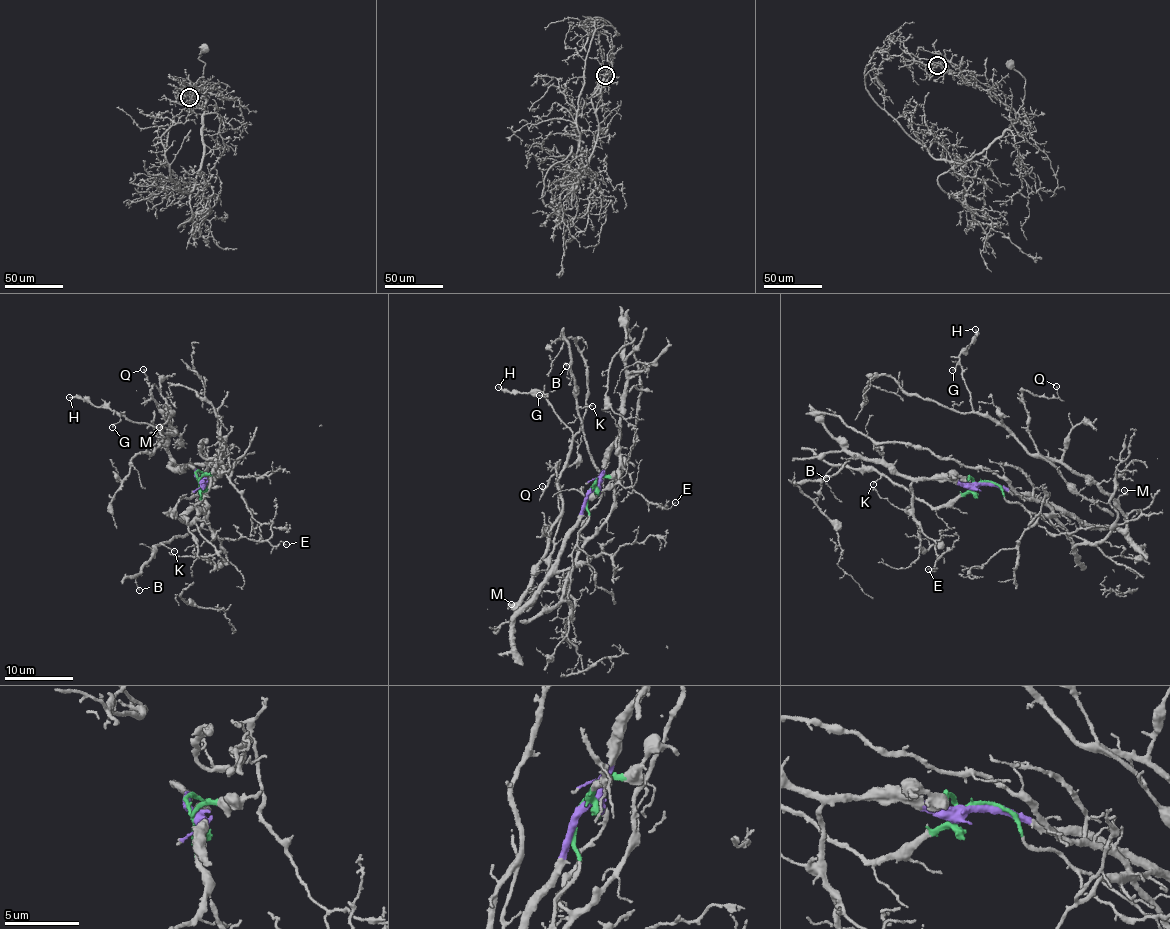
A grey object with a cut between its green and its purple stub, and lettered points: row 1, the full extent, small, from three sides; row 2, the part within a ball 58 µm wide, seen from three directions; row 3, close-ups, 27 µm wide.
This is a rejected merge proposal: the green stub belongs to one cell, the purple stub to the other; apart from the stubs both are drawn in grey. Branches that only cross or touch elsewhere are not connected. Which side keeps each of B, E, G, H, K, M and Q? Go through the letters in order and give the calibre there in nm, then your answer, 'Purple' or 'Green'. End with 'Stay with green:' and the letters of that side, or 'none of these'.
B: Thickness 110 nm. Green
E: Thickness 100 nm. Purple
G: Thickness 120 nm. Purple
H: Thickness 160 nm. Purple
K: Thickness 110 nm. Green
M: Thickness 150 nm. Purple
Q: Thickness 130 nm. Purple
Stay with green: B, K

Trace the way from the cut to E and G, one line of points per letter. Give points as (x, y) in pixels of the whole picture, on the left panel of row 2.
E: (199, 477), (202, 486), (199, 496), (207, 510), (207, 525), (212, 535), (286, 544)
G: (199, 477), (191, 463), (170, 466), (165, 438), (173, 429), (175, 435), (163, 434), (119, 414), (113, 427)

